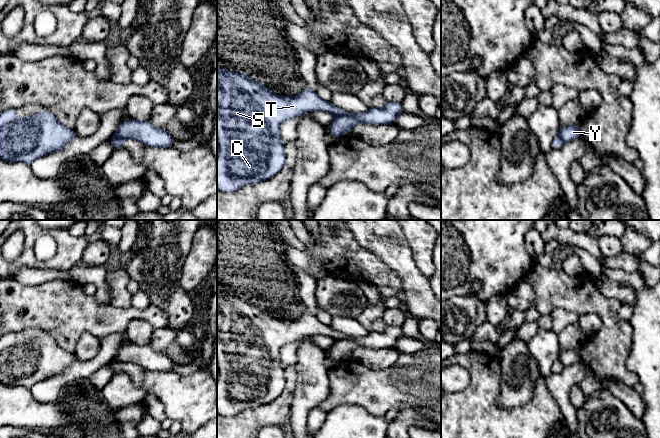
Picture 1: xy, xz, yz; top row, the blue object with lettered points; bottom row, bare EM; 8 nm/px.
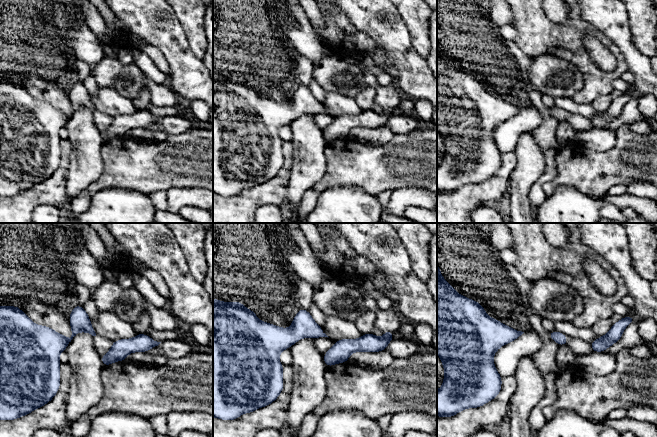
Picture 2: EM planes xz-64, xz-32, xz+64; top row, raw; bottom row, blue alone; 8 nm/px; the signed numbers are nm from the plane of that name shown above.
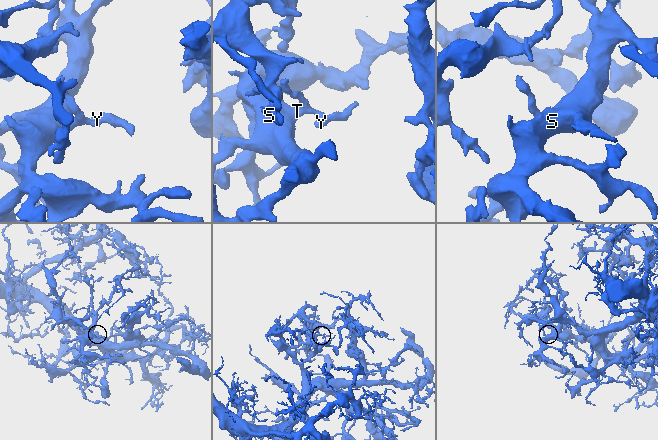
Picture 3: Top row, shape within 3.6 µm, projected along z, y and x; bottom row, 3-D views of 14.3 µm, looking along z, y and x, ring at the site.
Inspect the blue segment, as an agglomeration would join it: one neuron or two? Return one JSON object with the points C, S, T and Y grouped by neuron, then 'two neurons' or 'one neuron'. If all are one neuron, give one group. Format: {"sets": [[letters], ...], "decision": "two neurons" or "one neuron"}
{"sets": [["C", "S", "T"], ["Y"]], "decision": "two neurons"}

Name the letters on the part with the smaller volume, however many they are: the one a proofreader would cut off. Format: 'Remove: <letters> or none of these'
Remove: Y

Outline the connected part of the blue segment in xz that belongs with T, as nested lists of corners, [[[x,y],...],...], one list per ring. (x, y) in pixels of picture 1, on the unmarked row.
[[[217,290],[217,414],[232,417],[245,409],[257,408],[279,397],[286,386],[285,368],[280,360],[282,347],[316,334],[329,336],[336,341],[349,337],[320,322],[308,310],[296,321],[281,320],[254,305],[248,298],[226,295]]]

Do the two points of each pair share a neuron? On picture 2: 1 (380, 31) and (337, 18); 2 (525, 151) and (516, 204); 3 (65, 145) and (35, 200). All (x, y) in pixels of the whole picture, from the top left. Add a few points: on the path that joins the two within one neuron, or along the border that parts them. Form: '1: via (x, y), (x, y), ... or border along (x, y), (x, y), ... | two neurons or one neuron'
1: border along (340, 10), (358, 30), (369, 36) | two neurons
2: via (525, 164), (525, 174), (520, 182), (519, 191) | one neuron
3: via (64, 159), (60, 175), (49, 186) | one neuron

